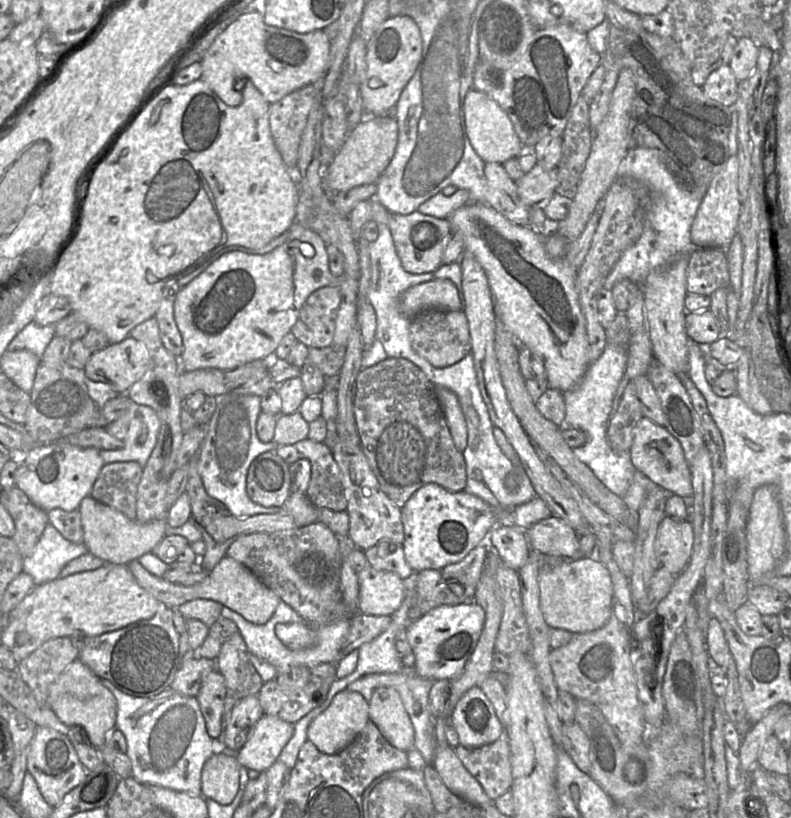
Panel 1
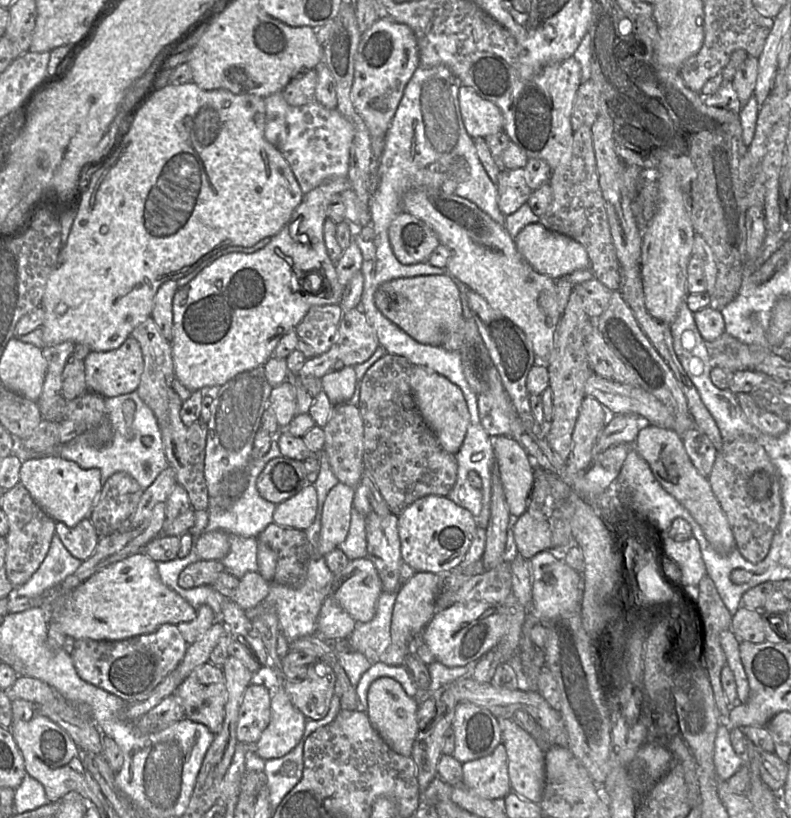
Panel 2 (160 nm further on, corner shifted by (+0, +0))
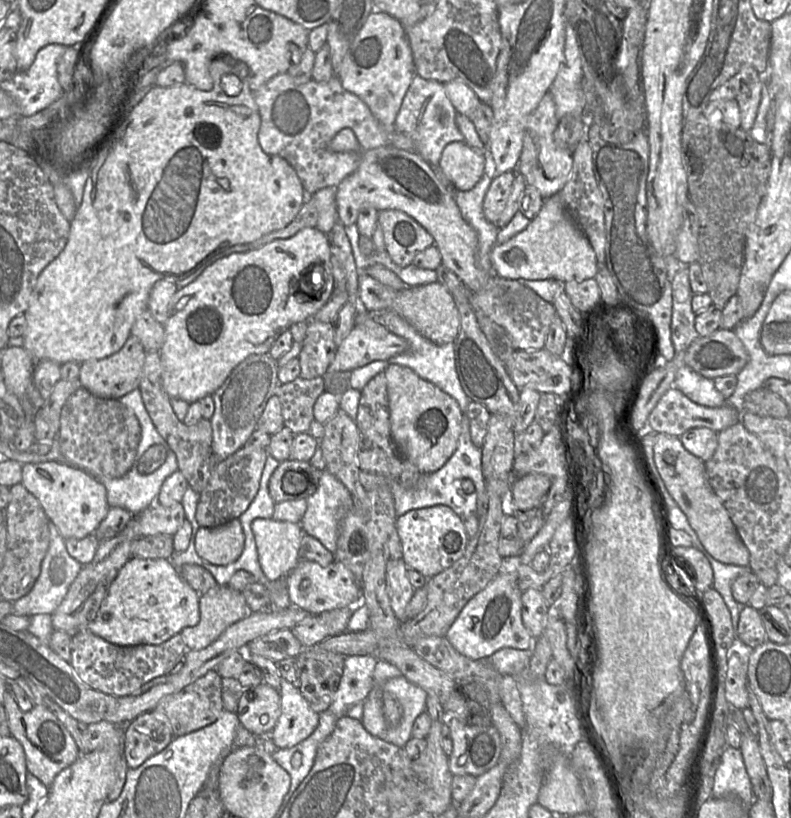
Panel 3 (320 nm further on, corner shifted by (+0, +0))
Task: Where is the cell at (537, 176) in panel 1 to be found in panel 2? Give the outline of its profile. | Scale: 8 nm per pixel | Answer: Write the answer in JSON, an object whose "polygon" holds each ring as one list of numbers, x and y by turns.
{"polygon":[[524,168,500,171,497,183,498,207,510,215,525,204,533,190,527,185]]}

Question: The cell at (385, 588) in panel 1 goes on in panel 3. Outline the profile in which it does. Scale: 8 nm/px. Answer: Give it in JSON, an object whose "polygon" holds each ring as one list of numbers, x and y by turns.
{"polygon":[[300,559,286,576,288,595,293,606,309,614,320,614,337,608,355,606,362,601,362,590,353,573,341,562,322,566]]}

